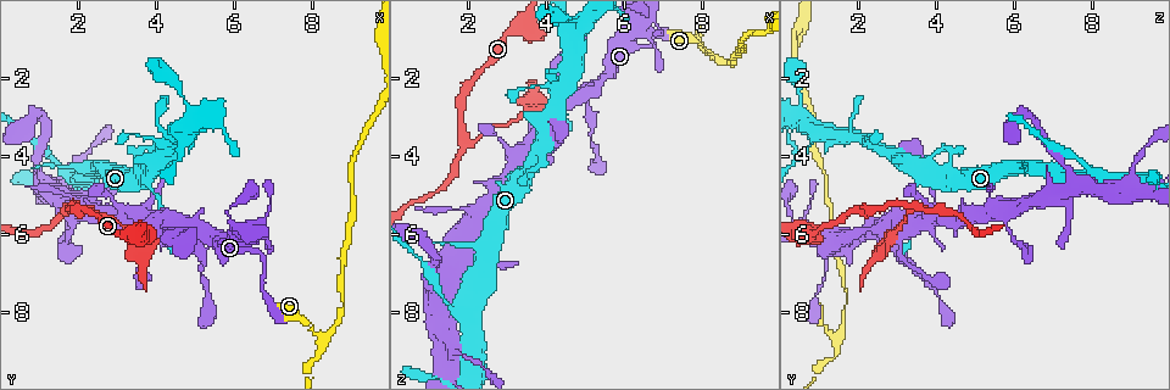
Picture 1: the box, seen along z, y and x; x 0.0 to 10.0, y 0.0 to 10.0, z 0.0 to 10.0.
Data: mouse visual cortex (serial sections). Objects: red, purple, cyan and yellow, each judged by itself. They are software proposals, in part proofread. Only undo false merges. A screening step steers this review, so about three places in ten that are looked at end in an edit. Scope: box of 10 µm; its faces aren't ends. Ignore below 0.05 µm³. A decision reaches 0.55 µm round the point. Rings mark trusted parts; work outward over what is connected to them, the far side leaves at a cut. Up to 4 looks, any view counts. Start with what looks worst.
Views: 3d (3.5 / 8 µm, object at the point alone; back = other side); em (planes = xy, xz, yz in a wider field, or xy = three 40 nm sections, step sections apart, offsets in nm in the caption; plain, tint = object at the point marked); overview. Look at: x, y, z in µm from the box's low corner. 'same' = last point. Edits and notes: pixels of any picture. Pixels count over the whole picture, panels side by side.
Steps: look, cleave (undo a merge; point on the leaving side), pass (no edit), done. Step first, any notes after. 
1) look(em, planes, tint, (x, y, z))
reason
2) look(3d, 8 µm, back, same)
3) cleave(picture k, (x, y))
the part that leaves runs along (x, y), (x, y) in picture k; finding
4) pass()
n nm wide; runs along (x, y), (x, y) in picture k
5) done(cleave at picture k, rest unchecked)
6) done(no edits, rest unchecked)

look(3d, 3.5 µm, (8.05, 8.55, 1.30))
narrows sharply

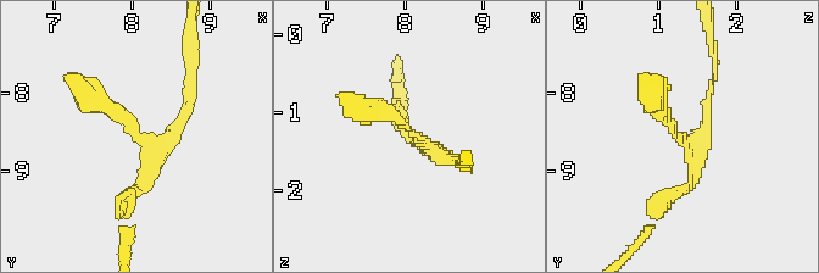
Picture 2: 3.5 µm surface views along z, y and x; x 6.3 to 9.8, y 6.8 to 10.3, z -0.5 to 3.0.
look(em, xy, step 5, tint, (8.10, 8.55, 1.25))
shape alone is not enough

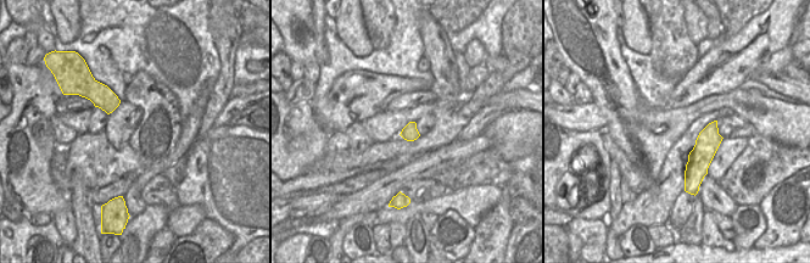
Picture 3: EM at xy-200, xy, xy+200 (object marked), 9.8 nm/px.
pass()
all the same cell

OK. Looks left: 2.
look(3d, 3.5 µm, (1.90, 5.30, 3.50))
a fork

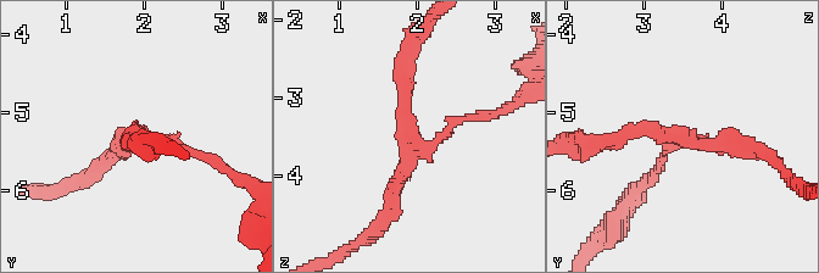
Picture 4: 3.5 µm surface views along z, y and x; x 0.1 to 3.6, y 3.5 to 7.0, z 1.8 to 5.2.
look(em, xy, step 3, tint, (1.95, 5.30, 3.50))
3 arms; arms of 150, 200, 200 nm

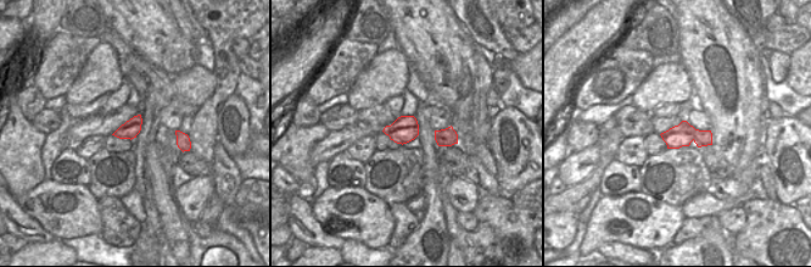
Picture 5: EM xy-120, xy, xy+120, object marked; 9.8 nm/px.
cleave(picture 4, (468, 117))
border along (695, 129), (693, 139) in picture 5; two cells meet here

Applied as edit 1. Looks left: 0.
done(cleave at picture 4, rest unchecked)

